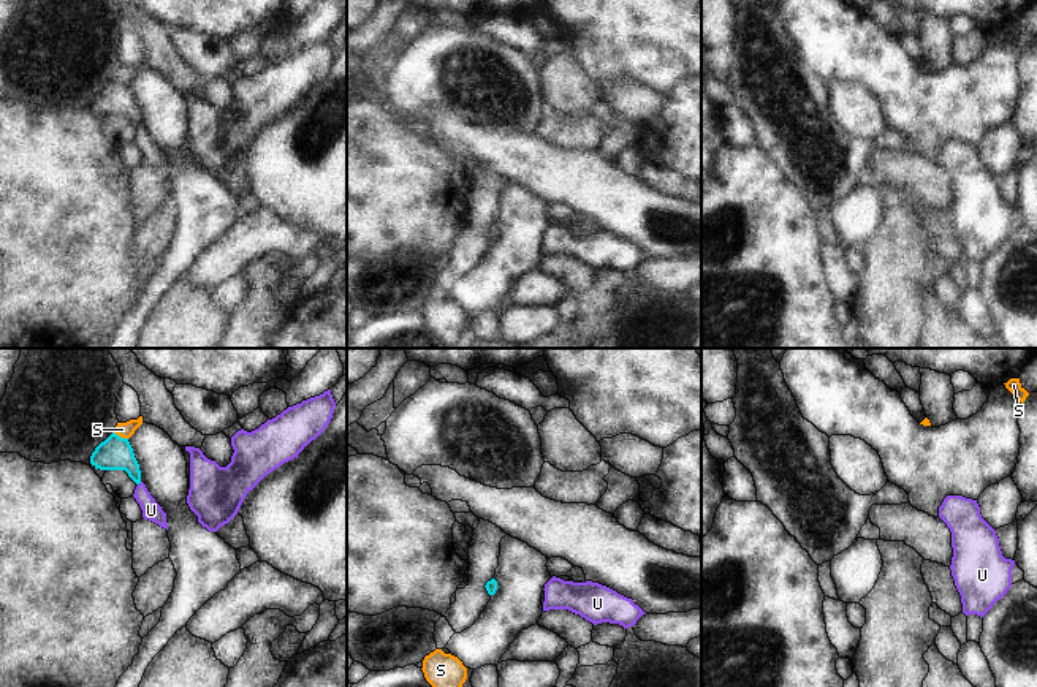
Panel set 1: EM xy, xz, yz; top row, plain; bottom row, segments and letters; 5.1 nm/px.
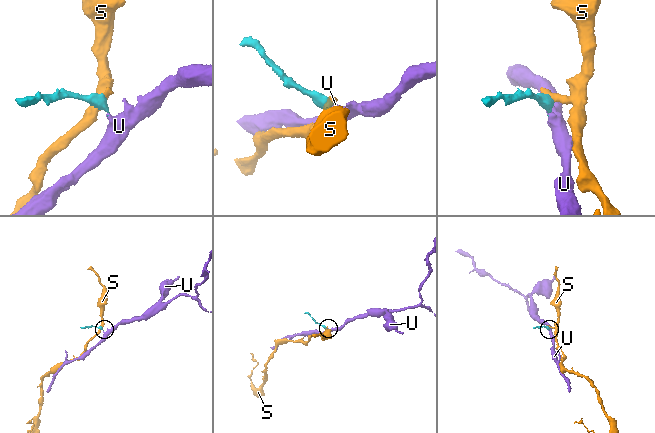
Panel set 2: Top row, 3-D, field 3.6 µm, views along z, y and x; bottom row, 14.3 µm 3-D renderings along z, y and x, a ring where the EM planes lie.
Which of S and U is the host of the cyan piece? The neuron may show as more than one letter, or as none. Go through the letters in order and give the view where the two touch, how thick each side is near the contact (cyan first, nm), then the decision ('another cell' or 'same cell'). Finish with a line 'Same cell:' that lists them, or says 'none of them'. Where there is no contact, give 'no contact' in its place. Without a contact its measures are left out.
S: meets cyan in xy; 170 nm thick on the cyan side, 80 nm on the other; another cell
U: no contact; same cell
Same cell: U

